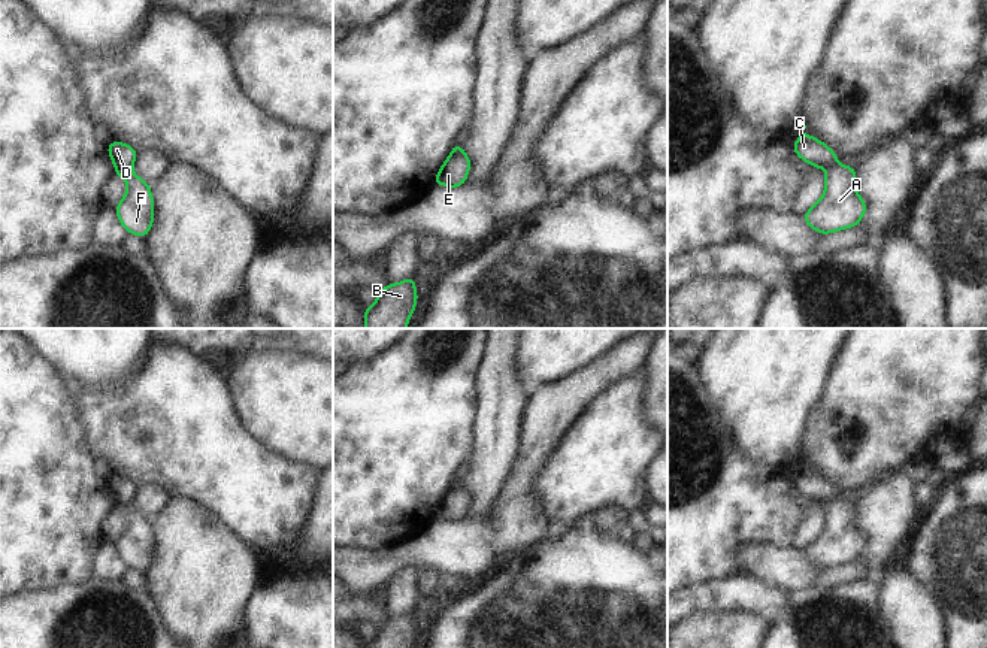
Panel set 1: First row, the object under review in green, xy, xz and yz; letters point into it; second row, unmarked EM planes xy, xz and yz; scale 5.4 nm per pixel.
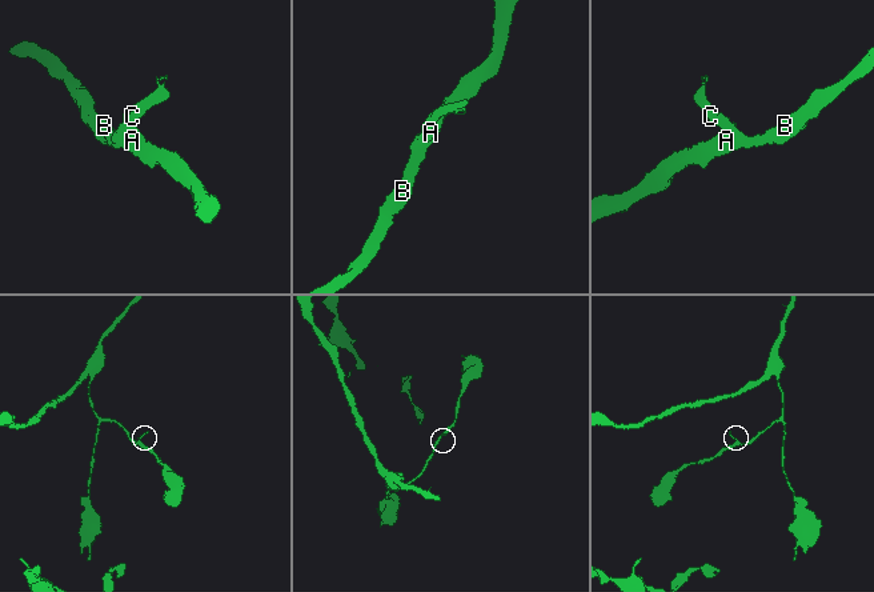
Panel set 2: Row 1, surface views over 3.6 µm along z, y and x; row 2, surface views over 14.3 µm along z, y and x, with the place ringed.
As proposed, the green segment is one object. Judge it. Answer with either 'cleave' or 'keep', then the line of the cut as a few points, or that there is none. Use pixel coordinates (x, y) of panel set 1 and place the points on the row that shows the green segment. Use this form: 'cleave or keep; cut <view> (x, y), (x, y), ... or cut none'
cleave; cut xy (130, 167), (117, 170)

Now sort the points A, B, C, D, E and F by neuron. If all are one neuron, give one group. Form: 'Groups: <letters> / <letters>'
Groups: A B E F / C D.

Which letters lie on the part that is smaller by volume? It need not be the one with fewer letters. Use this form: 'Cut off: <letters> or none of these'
Cut off: C, D.

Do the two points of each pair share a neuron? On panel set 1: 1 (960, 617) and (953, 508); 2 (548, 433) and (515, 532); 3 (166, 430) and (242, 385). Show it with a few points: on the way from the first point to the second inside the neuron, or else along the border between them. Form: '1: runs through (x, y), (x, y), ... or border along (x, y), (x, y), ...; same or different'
1: runs through (960, 590), (960, 535); same
2: runs through (530, 457), (521, 474), (515, 508); same
3: border along (224, 379), (235, 411), (244, 424); different

